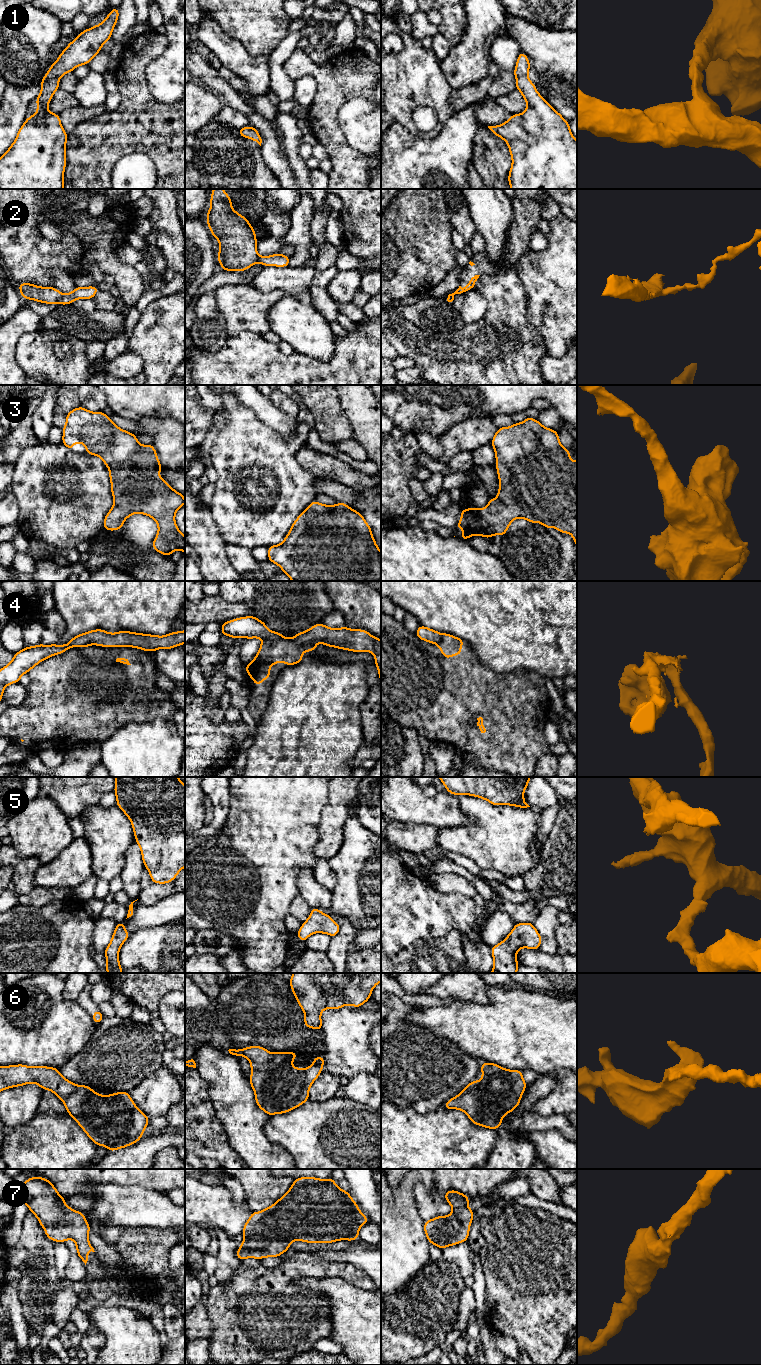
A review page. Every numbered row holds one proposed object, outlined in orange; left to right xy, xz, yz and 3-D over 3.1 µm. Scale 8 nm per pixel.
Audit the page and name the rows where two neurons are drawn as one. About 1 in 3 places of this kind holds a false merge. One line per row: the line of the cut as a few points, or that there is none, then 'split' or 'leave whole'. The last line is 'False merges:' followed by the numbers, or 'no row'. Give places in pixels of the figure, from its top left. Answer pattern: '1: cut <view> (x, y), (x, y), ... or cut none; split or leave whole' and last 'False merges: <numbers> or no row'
1: cut none; leave whole
2: cut xy (63, 294), (57, 302); split
3: cut none; leave whole
4: cut xz (291, 638), (296, 641), (317, 642); split
5: cut none; leave whole
6: cut none; leave whole
7: cut none; leave whole
False merges: 2, 4

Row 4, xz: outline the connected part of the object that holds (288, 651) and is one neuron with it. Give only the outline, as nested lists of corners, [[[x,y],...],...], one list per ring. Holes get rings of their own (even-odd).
[[[292,638],[280,640],[264,639],[255,658],[244,668],[248,677],[254,679],[254,685],[261,685],[264,679],[270,678],[270,666],[283,662],[289,666],[303,660],[302,652],[316,650],[317,642],[296,642]]]

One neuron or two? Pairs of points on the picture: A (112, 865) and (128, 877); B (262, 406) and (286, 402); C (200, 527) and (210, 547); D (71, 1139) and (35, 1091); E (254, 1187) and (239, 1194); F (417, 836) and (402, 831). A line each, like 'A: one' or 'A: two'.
A: two
B: two
C: one
D: two
E: two
F: one

